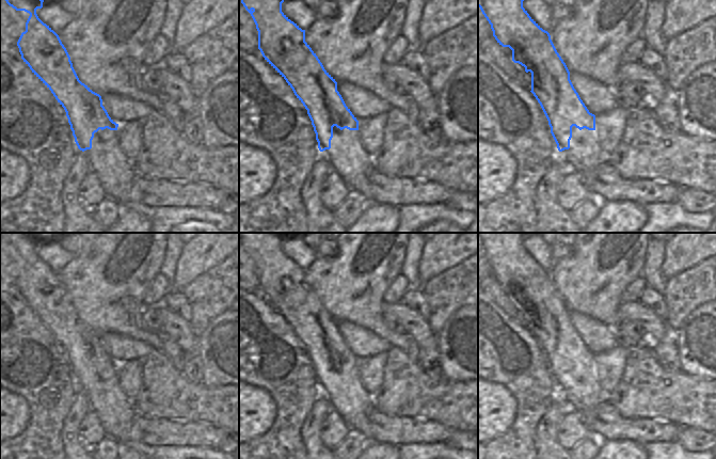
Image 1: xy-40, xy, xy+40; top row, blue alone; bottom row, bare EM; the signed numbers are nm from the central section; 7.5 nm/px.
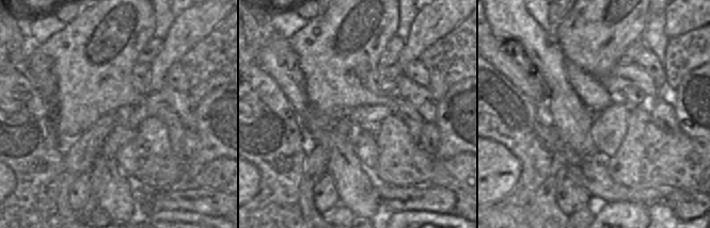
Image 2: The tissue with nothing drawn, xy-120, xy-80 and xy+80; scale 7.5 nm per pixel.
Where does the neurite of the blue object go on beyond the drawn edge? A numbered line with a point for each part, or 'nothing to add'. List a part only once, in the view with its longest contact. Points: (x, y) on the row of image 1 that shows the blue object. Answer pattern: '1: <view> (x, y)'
1: xy (347, 157)

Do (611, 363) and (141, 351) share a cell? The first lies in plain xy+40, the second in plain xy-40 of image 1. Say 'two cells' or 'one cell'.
two cells

